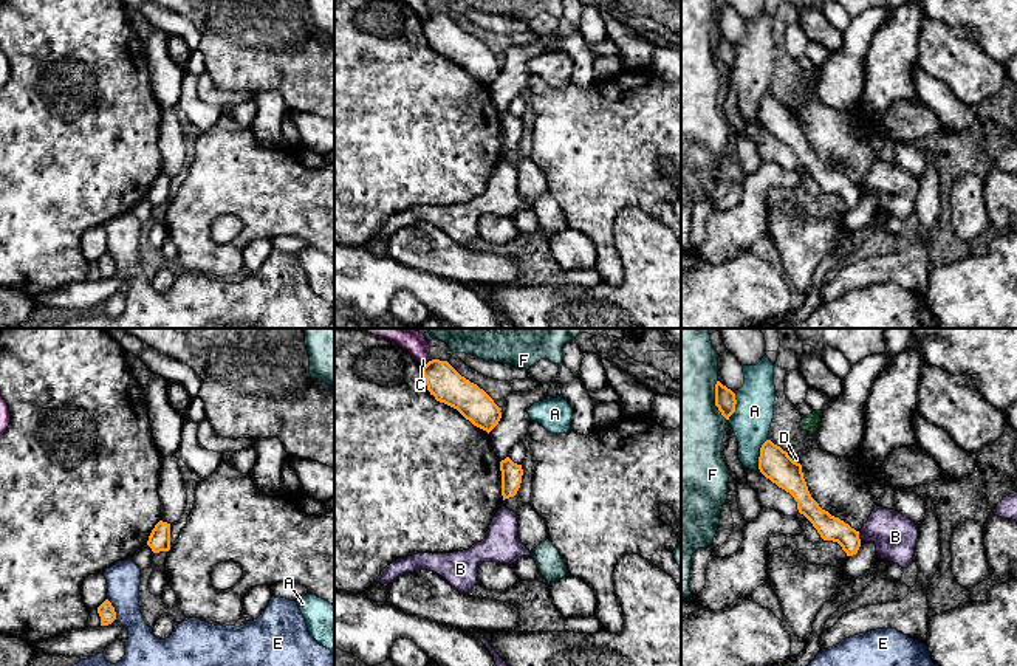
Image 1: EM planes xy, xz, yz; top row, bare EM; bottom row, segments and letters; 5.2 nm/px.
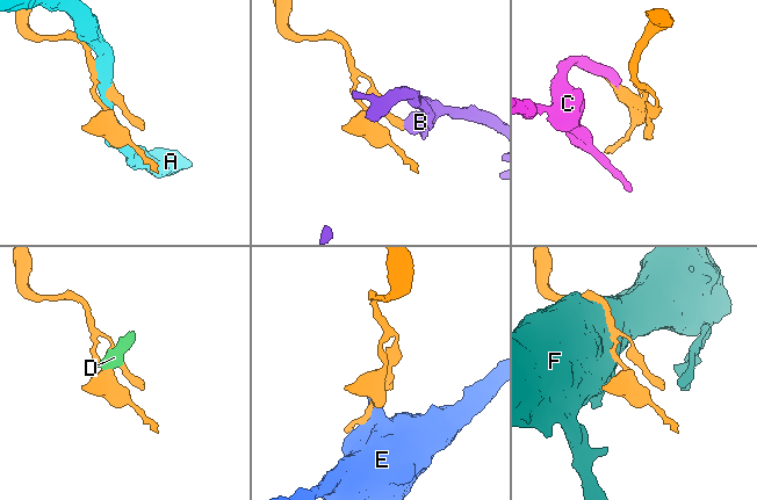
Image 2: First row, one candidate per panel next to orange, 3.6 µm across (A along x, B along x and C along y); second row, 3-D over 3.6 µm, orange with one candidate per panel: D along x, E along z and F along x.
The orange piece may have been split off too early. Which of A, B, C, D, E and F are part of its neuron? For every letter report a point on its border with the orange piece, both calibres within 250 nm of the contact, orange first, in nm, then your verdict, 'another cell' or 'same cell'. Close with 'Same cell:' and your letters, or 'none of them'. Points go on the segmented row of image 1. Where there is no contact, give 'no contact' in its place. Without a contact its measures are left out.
A: yz (760, 456) | 170/200 nm | another cell
B: yz (858, 536) | 130/220 nm | another cell
C: xz (428, 363) | 180/140 nm | another cell
D: yz (791, 459) | 170/30 nm | another cell
E: xy (113, 609) | 90/180 nm | another cell
F: yz (715, 400) | 110/440 nm | another cell
Same cell: none of them

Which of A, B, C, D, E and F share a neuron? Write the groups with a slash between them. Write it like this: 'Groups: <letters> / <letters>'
Groups: A / B / C D / E / F

